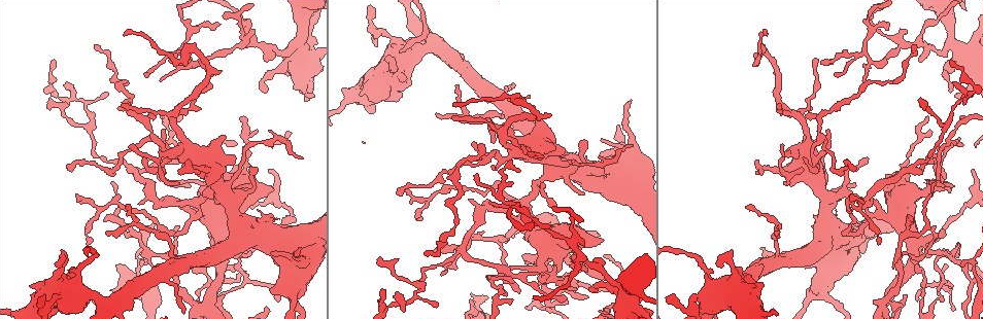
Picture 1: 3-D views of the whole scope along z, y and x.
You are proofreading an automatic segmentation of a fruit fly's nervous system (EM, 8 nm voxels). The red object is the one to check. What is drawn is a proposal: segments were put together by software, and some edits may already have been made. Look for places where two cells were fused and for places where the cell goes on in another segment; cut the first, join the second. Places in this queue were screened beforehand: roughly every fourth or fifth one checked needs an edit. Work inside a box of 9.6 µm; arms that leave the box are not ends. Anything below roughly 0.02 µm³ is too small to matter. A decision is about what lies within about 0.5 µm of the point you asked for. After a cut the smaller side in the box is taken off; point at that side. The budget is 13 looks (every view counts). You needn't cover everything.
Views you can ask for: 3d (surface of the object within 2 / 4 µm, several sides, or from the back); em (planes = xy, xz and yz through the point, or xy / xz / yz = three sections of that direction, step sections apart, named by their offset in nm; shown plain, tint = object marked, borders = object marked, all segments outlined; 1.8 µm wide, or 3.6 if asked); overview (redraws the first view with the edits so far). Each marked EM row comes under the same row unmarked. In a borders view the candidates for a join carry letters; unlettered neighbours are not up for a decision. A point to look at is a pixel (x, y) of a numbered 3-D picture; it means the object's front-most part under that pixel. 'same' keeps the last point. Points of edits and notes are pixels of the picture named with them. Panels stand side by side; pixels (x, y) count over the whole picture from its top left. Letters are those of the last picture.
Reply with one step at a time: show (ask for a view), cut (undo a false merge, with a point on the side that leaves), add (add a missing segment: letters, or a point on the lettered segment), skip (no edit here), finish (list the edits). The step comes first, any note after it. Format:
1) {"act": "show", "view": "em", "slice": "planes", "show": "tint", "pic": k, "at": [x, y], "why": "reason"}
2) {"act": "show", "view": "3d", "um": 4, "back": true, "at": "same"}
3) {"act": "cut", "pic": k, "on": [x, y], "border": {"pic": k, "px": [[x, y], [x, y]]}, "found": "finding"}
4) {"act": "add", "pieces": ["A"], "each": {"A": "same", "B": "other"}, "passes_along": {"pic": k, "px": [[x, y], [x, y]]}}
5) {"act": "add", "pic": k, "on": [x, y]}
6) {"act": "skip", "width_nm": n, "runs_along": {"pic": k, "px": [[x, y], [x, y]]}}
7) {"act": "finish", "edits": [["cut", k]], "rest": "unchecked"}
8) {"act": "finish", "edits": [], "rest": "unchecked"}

{"act": "show", "view": "3d", "um": 4, "pic": 1, "at": [300, 248], "why": "free end"}

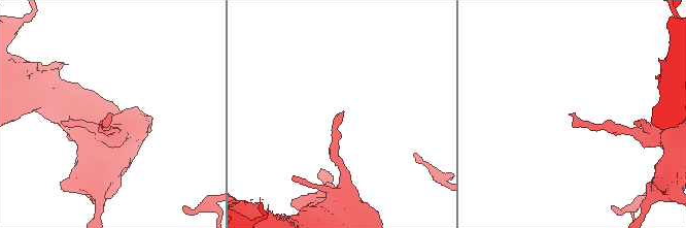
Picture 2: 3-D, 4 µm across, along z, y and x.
{"act": "show", "view": "em", "slice": "xz", "step": 4, "show": "borders", "pic": 2, "at": [110, 112], "why": "shape alone is not enough"}

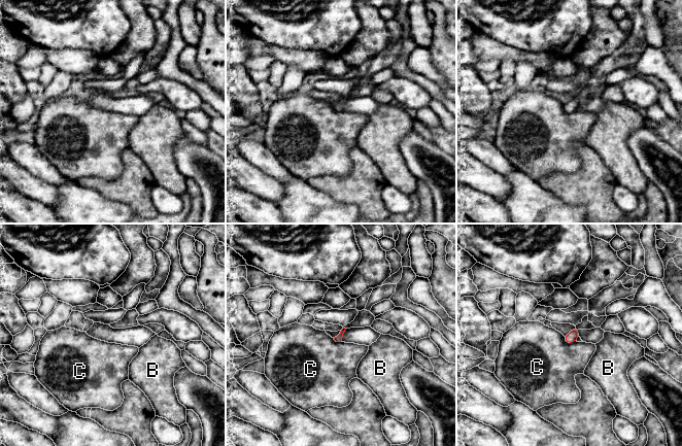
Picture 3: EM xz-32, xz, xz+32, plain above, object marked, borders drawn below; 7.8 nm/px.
{"act": "skip", "longest_contact_nm": ["C", 120], "each": {"B": "other", "C": "other"}, "found": "no lettered segment goes on from it"}

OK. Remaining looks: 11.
{"act": "show", "view": "em", "slice": "planes", "show": "tint", "pic": 1, "at": [882, 306], "why": "sharp bend"}

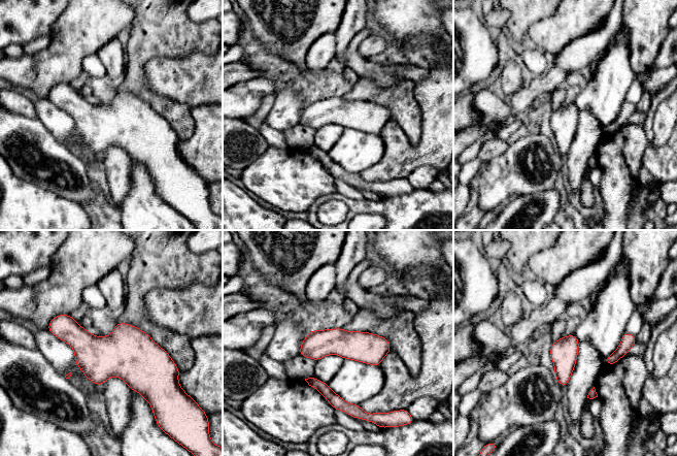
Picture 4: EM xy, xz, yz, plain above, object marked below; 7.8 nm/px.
{"act": "show", "view": "em", "slice": "planes", "show": "borders", "at": "same", "why": "see the neighbours"}

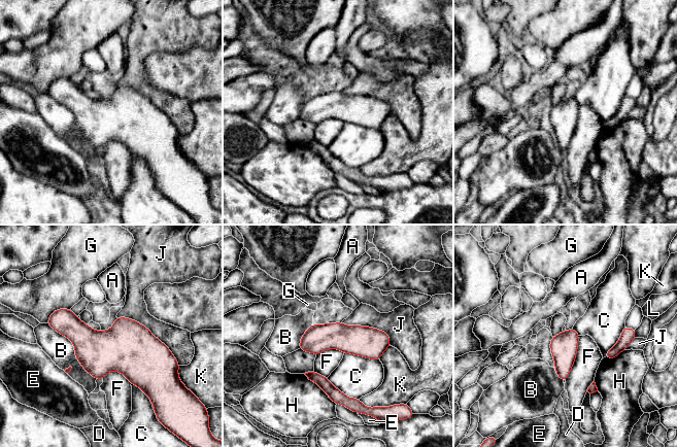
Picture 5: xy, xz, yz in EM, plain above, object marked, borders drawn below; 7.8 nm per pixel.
{"act": "skip", "width_nm": 220, "longest_contact_nm": ["B", 600], "each": {"A": "other", "B": "other", "C": "other", "D": "other", "E": "other", "F": "other", "G": "other", "H": "other", "J": "other", "K": "other", "L": "other"}, "found": "all the same cell"}

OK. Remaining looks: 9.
{"act": "show", "view": "3d", "um": 4, "pic": 1, "at": [204, 217]}

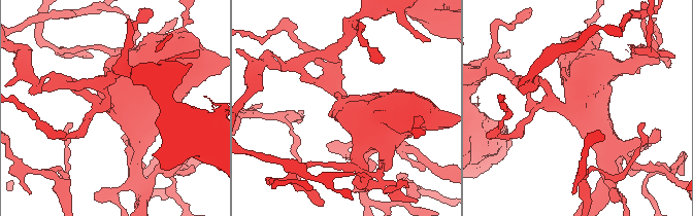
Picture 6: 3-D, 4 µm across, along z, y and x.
{"act": "show", "view": "em", "um": 3.6, "slice": "planes", "show": "borders", "pic": 6, "at": [115, 103]}

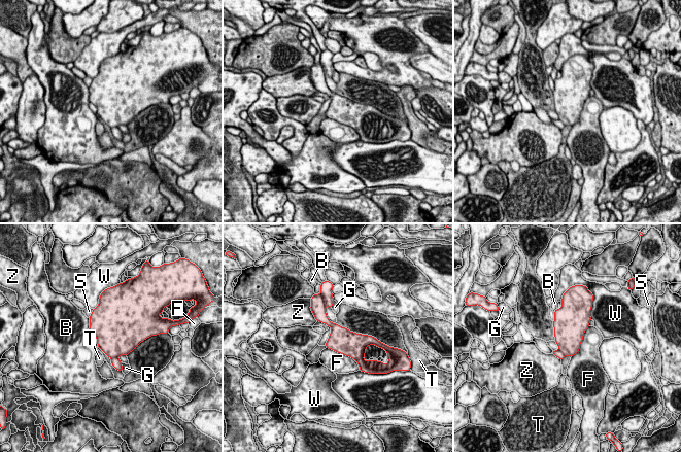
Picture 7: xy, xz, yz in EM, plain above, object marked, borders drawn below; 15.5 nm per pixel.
{"act": "cut", "pic": 7, "on": [113, 343], "width_nm": 400, "each": {"B": "other", "F": "other", "G": "other", "S": "other", "T": "other", "W": "other", "Z": "other"}, "border": {"pic": 7, "px": [[116, 357], [111, 358]]}, "found": "a second cell is stuck on"}

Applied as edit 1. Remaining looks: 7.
{"act": "show", "view": "overview"}

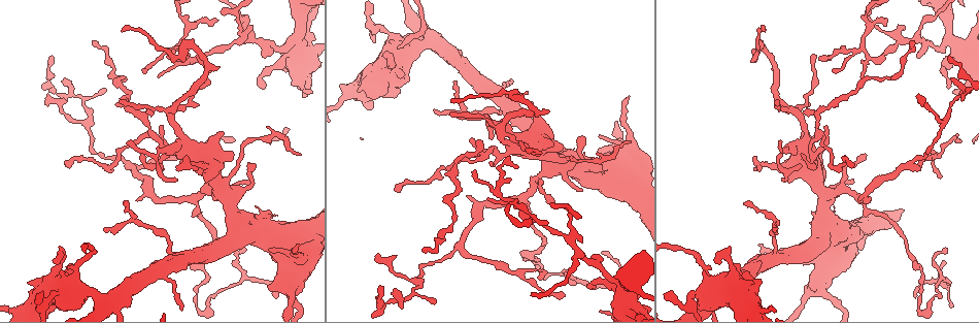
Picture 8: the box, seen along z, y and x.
{"act": "show", "view": "3d", "um": 4, "pic": 8, "at": [72, 283], "why": "calibre changes"}

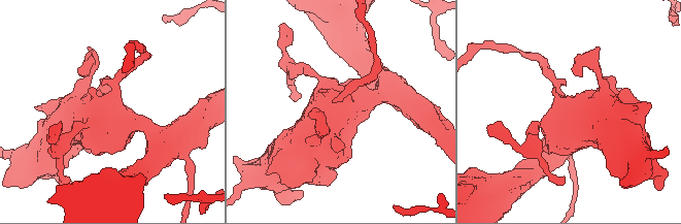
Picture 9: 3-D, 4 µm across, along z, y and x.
{"act": "show", "view": "em", "um": 3.6, "slice": "planes", "show": "borders", "pic": 9, "at": [108, 106]}

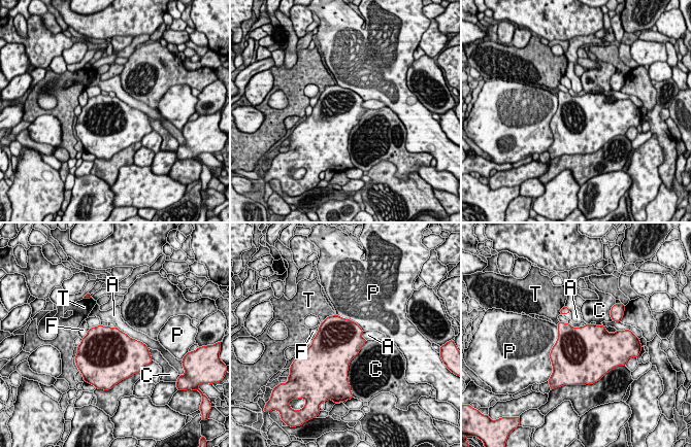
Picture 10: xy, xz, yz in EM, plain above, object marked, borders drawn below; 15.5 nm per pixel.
{"act": "skip", "each": {"A": "other", "C": "other", "F": "other", "P": "other", "T": "other"}, "border": {"pic": 10, "px": [[116, 327], [149, 347]]}, "found": "all the same cell"}

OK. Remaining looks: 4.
{"act": "show", "view": "3d", "um": 4, "pic": 8, "at": [142, 70], "why": "an open end"}

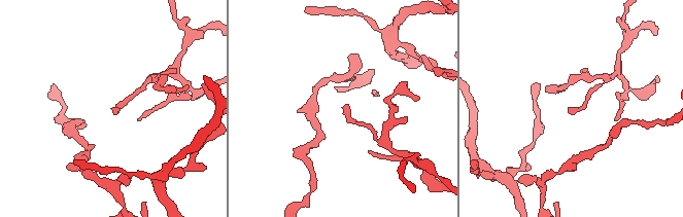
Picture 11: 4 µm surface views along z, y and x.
{"act": "show", "view": "em", "slice": "planes", "show": "borders", "pic": 11, "at": [116, 110], "why": "shape alone is not enough"}

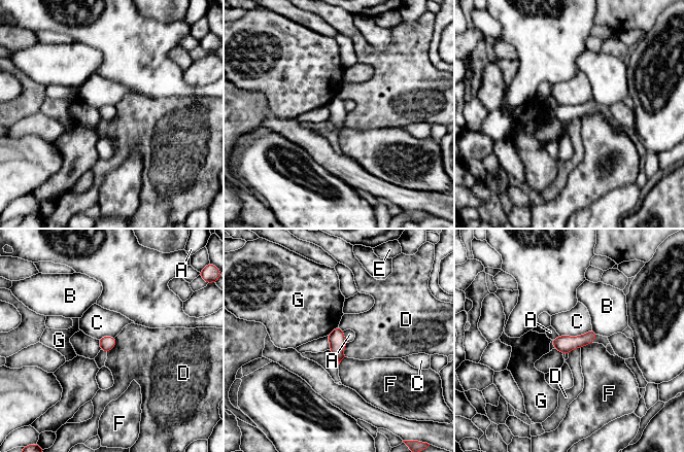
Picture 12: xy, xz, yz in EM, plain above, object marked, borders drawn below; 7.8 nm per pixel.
{"act": "skip", "each": {"A": "other", "B": "other", "C": "other", "D": "other", "E": "other", "F": "other", "G": "other"}, "border": {"pic": 12, "px": [[115, 337], [115, 345], [107, 353]]}, "found": "none of them fits"}

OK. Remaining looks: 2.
{"act": "finish", "edits": [["cut", 7]], "rest": "unchecked"}

